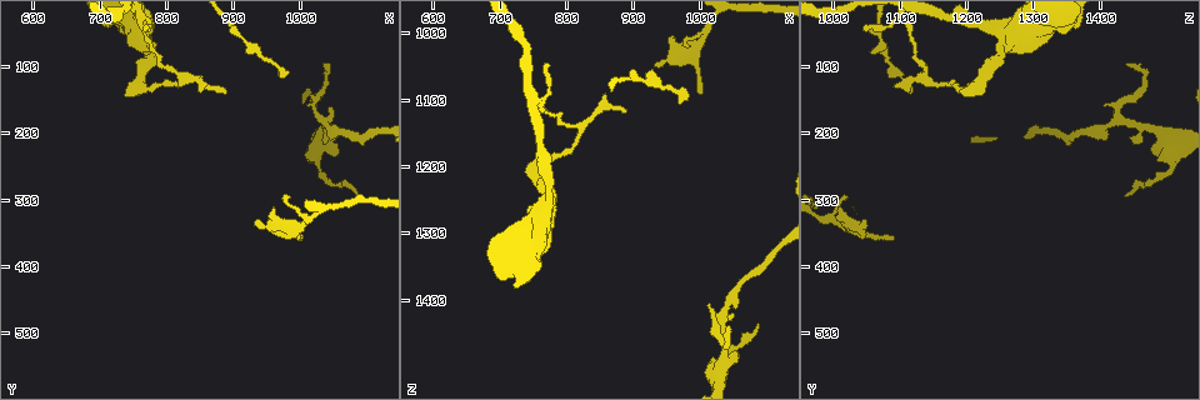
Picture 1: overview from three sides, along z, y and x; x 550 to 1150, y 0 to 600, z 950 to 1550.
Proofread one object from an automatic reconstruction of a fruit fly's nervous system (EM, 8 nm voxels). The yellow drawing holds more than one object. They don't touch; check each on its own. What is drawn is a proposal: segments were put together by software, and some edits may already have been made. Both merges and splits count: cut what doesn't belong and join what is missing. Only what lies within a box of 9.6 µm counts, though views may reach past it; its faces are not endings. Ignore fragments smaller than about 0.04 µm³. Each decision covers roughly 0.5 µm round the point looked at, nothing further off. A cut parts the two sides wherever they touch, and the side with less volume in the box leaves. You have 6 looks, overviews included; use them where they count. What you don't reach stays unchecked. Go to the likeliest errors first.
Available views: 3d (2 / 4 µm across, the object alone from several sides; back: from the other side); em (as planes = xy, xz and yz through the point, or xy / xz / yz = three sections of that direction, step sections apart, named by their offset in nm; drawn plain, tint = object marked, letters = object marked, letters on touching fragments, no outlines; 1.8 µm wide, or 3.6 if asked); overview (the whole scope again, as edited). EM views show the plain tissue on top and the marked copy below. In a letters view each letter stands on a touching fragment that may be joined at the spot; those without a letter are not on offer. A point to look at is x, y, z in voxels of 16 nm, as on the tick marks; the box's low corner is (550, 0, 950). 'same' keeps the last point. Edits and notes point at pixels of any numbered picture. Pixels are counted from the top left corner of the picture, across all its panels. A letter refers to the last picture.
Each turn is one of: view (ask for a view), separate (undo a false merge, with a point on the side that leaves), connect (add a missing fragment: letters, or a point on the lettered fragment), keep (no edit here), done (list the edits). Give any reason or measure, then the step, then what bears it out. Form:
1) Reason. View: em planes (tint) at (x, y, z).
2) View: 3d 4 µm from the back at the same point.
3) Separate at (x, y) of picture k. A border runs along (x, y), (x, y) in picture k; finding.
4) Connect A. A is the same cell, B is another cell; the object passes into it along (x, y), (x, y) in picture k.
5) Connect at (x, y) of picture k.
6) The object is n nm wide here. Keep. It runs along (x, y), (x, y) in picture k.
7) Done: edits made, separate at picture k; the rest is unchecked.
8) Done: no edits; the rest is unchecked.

An open end. View: 3d 2 µm at (930, 335, 1050).

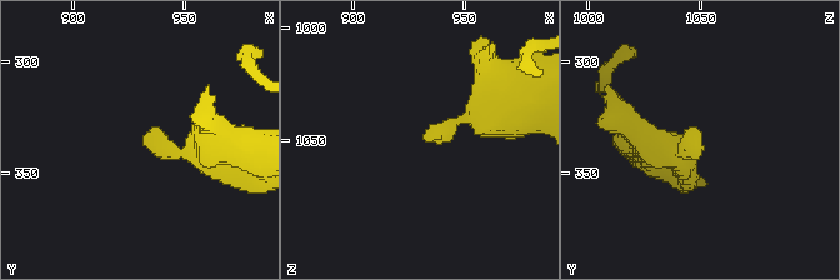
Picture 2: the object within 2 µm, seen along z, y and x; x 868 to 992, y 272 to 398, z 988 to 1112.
View: em xz step 4 (letters) at (933, 334, 1049).

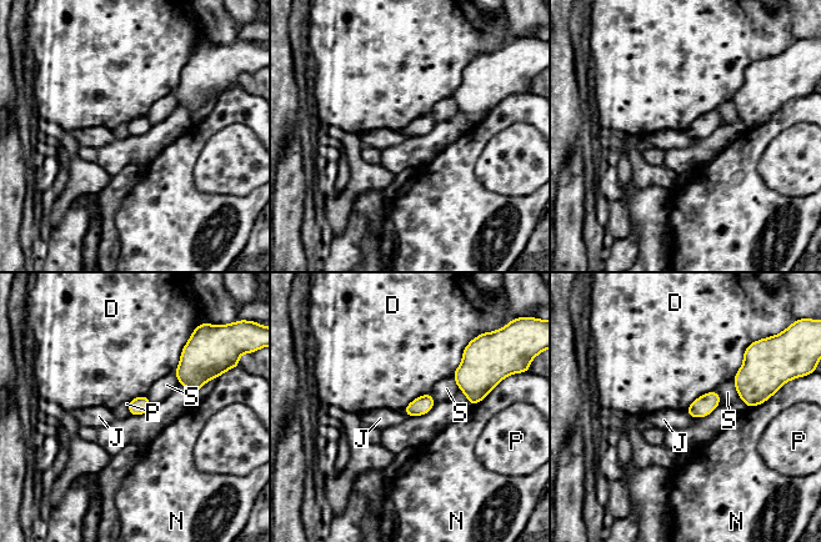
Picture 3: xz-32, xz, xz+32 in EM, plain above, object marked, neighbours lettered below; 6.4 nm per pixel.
The object is 110 nm wide here. Keep. D, J, N, P and S are other cells; a border runs along (128, 402), (128, 412), (130, 415) in picture 3; no lettered fragment goes on from it.

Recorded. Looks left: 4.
View: em 3.6 µm planes (tint) at (760, 55, 1265).

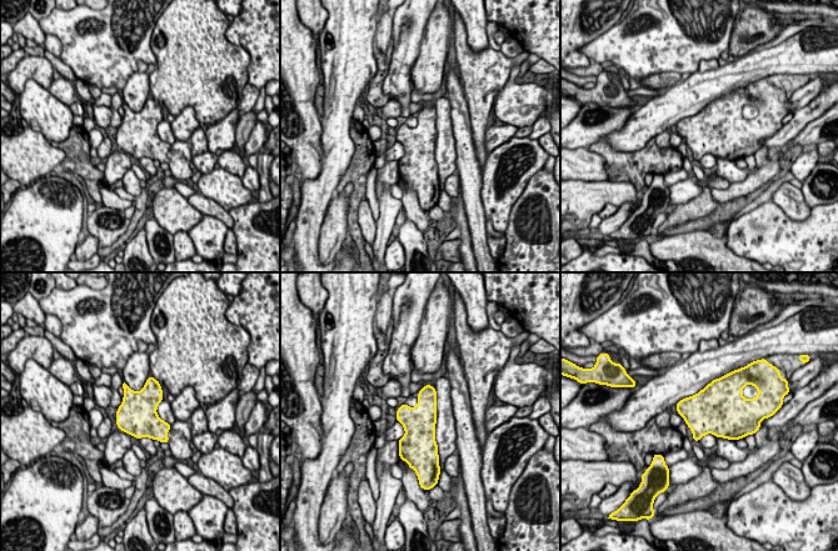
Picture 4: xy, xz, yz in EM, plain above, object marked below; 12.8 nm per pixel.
View: em 3.6 µm planes (letters) at the same point.

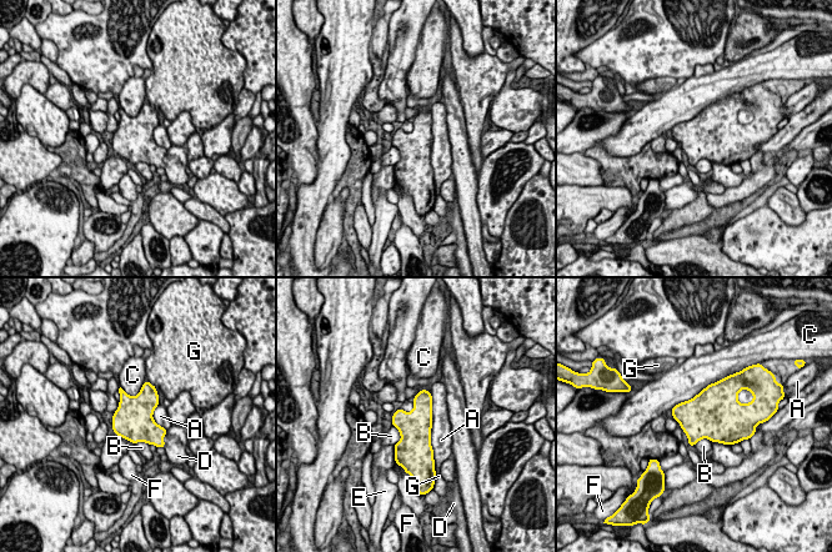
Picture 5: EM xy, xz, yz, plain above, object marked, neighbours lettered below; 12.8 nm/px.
Keep. A, B, C, D, E, F and G are other cells; a border runs along (426, 389), (431, 396), (434, 457) in picture 5; one neuron here.

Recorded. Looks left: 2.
Thin end. View: em planes (tint) at (1085, 290, 1440).

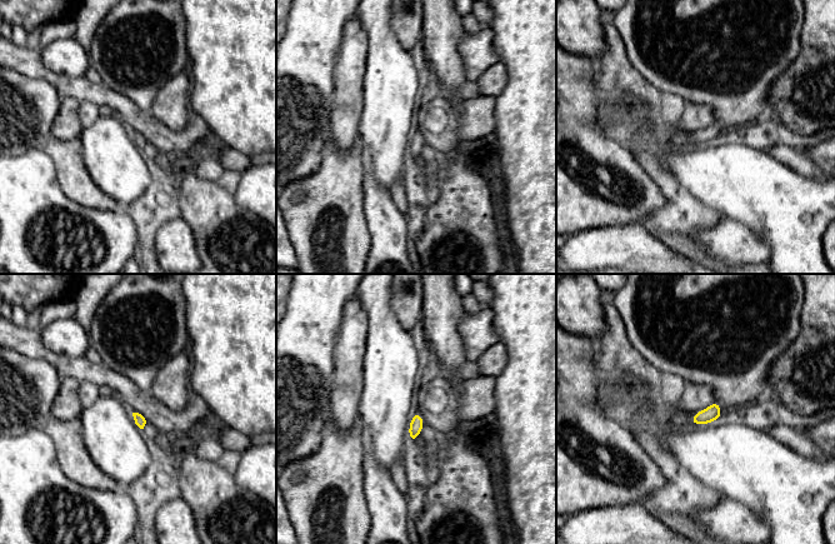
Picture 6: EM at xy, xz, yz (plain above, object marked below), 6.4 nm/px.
What lies round it. View: em planes (letters) at the same point.

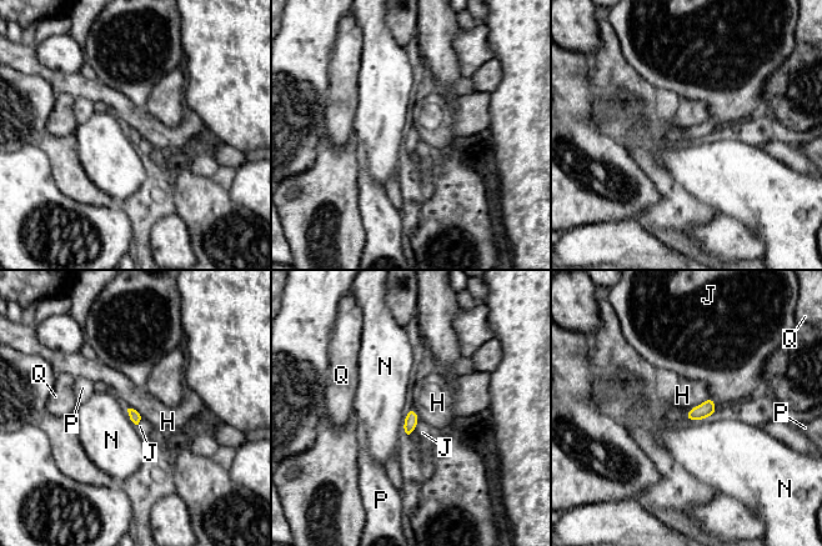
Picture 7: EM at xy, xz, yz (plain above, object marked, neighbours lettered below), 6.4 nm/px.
The object is 70 nm wide here. Keep. H, J, N, P and Q are other cells; no lettered fragment goes on from it.

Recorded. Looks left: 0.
Done: no edits; the rest is unchecked.

